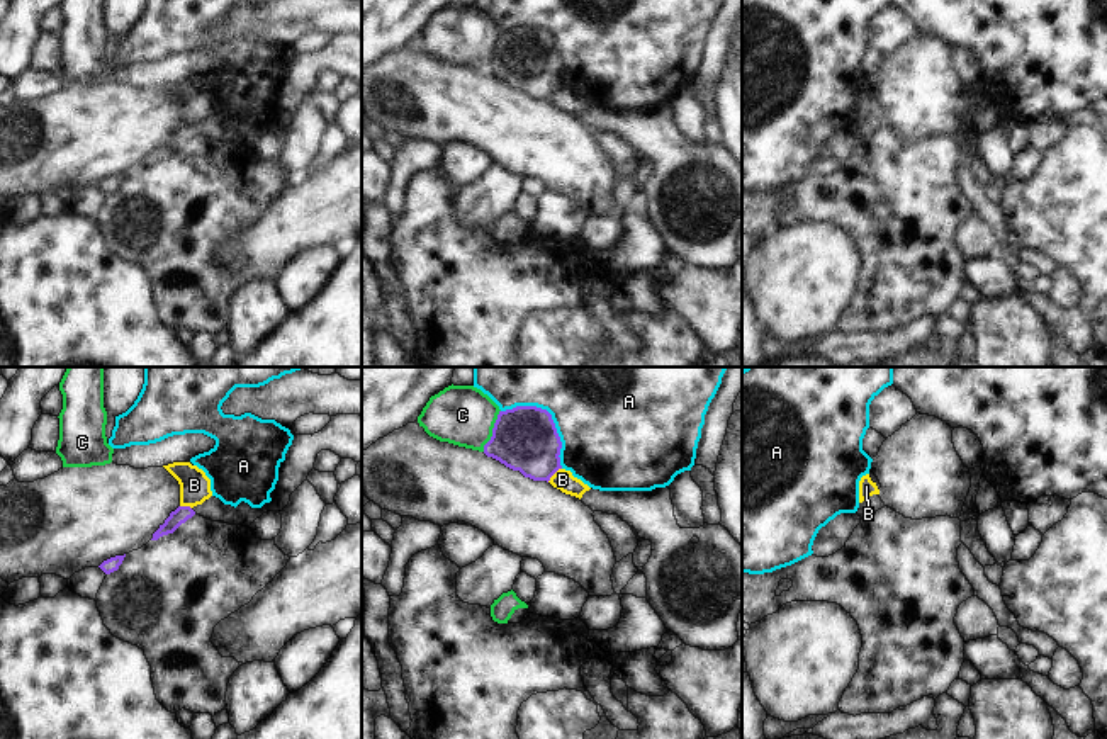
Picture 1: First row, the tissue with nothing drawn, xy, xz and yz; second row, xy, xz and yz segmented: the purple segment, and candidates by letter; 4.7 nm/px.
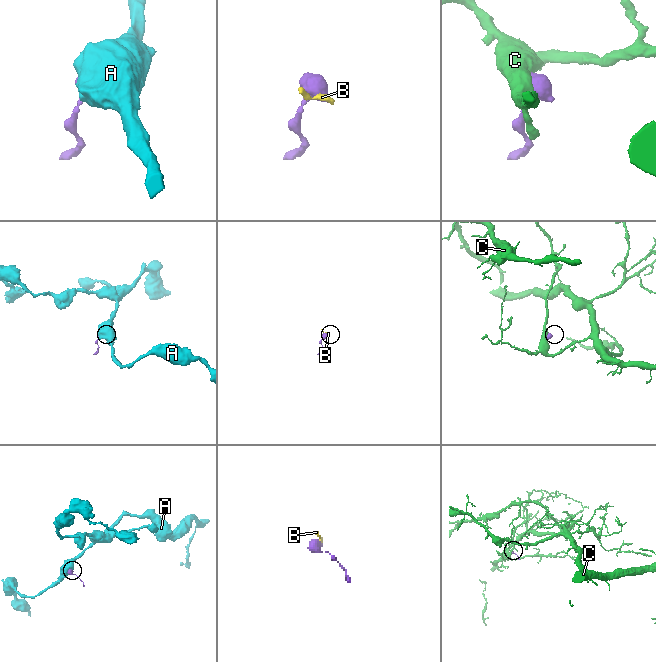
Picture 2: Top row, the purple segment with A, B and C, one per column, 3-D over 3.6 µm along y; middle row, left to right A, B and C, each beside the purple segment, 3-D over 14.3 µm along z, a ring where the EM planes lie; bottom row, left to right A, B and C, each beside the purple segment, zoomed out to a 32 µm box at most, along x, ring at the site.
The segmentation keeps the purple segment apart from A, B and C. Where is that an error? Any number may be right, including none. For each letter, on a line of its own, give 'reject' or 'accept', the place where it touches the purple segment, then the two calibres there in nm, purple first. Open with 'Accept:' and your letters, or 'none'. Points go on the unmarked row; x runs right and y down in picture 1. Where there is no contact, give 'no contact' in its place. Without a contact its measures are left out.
Accept: none
A: reject | xz (550, 36) | 300/420 nm
B: reject | xz (554, 92) | 300/100 nm
C: reject | xz (493, 50) | 300/280 nm

